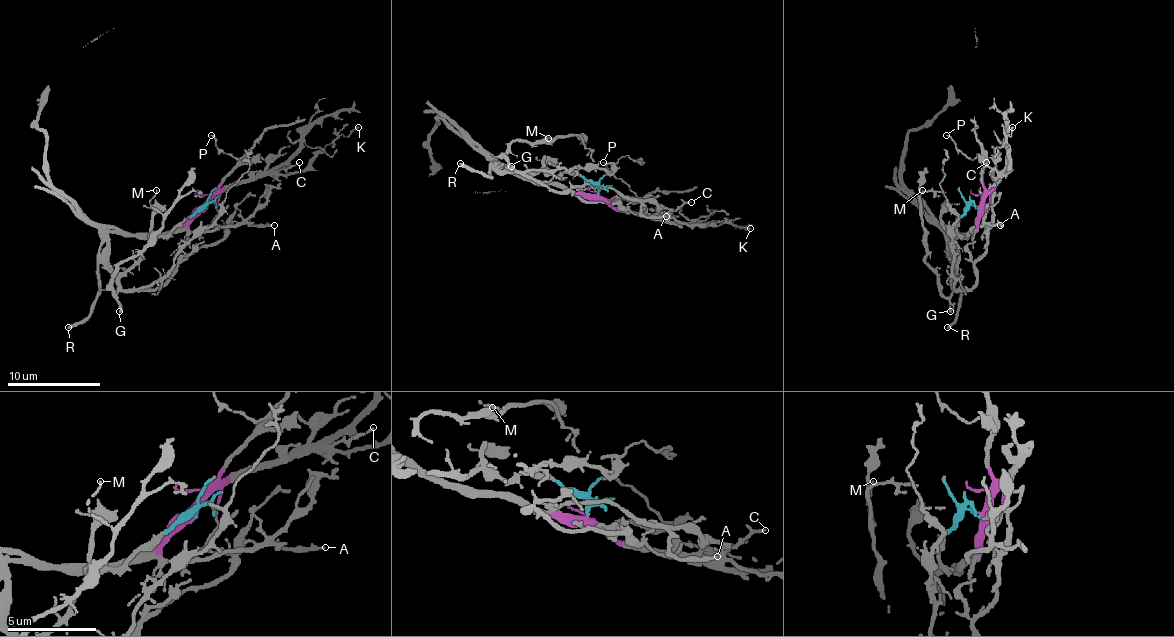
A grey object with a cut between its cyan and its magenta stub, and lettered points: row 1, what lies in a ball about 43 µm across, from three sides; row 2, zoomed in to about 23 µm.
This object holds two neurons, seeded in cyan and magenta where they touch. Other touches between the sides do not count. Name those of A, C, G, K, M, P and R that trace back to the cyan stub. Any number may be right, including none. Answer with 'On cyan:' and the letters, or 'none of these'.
On cyan: G, M, R

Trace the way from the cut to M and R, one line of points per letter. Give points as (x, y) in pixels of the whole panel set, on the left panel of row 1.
M: (207, 207), (158, 237), (118, 281), (116, 297), (111, 274), (163, 225), (163, 216), (151, 204), (156, 190)
R: (207, 207), (158, 237), (130, 267), (109, 272), (100, 262), (95, 304), (86, 318), (67, 327)

